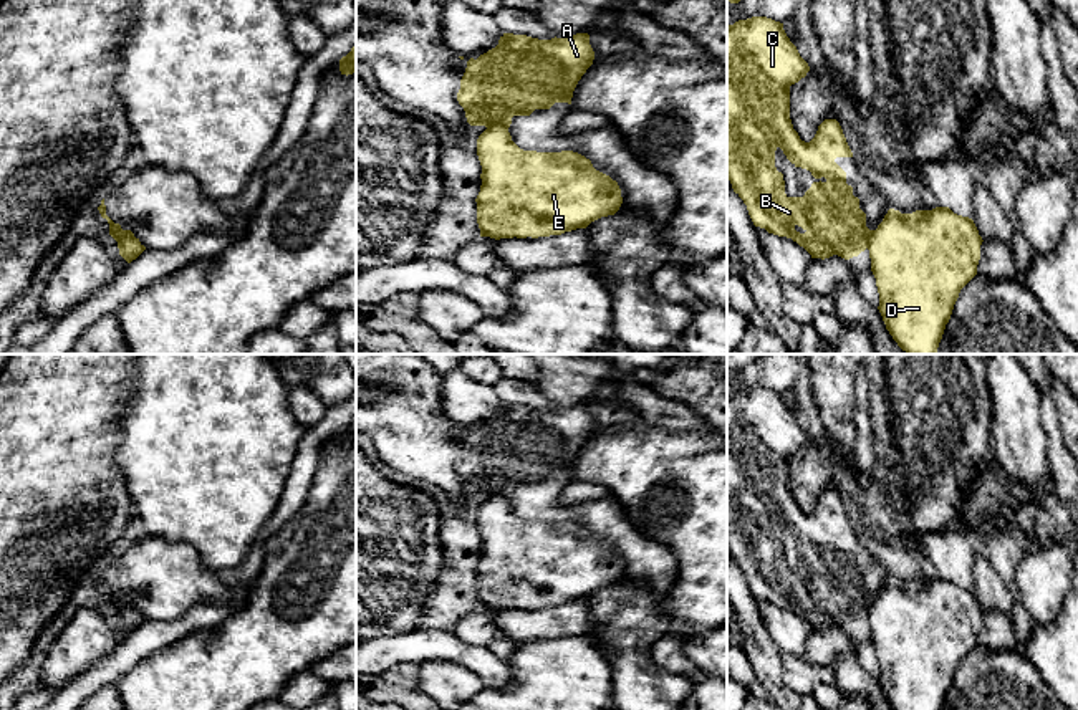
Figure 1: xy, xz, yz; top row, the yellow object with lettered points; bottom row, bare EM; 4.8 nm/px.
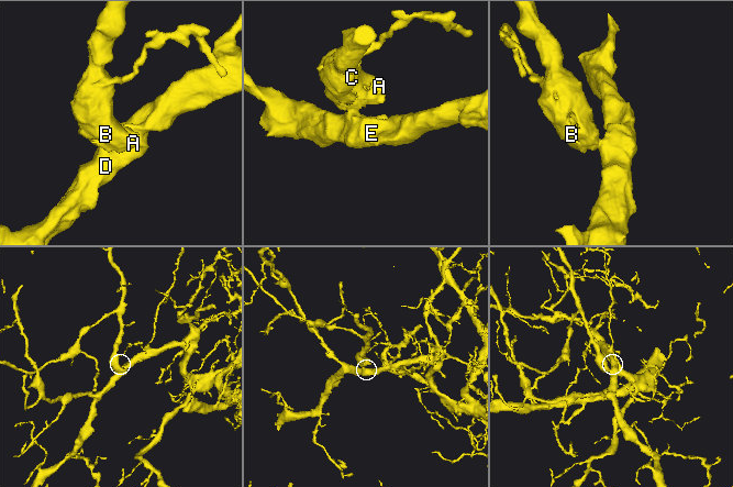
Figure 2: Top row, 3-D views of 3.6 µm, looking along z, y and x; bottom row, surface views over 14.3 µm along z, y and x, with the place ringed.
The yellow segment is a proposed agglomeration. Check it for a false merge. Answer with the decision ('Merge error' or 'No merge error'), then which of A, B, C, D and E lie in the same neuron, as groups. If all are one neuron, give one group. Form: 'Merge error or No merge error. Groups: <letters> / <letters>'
Merge error. Groups: A B C / D E

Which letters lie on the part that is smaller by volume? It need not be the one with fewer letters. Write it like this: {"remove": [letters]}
{"remove": ["A", "B", "C"]}

